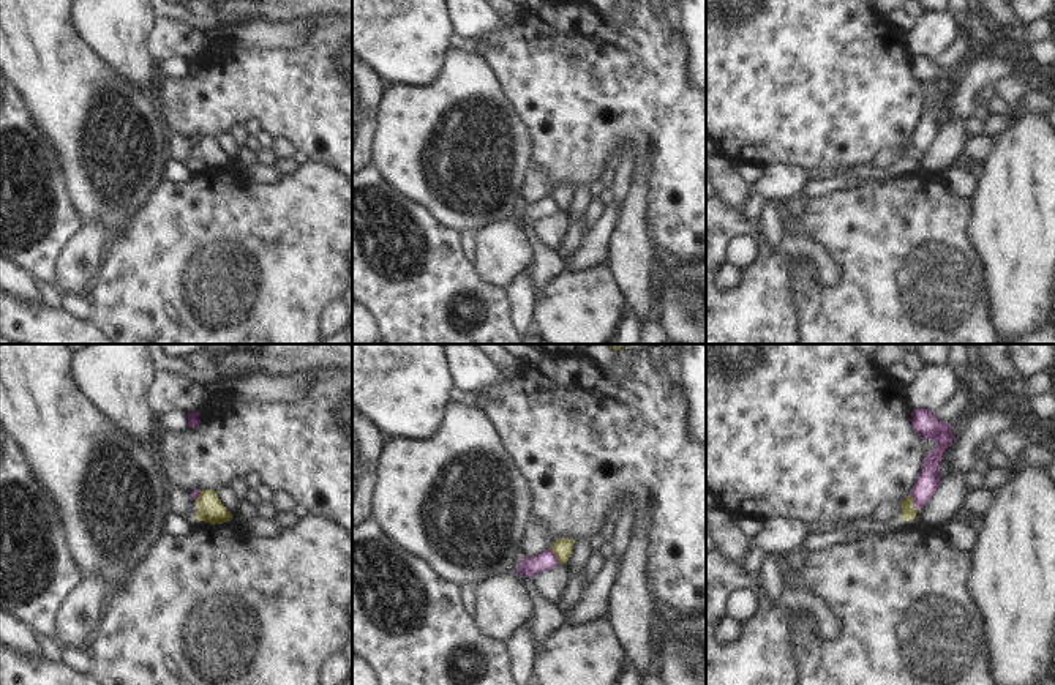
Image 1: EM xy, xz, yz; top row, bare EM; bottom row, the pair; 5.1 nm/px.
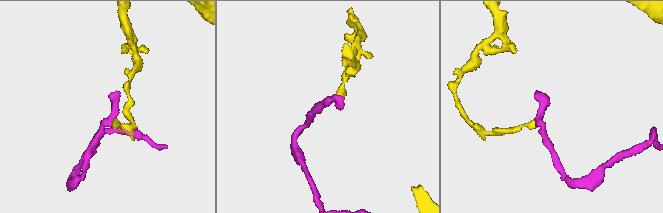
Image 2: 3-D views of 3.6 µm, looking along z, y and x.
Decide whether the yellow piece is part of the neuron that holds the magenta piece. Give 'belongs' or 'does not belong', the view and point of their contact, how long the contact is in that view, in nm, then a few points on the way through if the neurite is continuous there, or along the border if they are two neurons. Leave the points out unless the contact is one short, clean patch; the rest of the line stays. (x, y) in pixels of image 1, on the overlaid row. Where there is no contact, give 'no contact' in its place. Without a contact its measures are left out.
does not belong; meets magenta in xz at (555, 556); contact 100 nm long; border along xz (548, 548), (559, 562)

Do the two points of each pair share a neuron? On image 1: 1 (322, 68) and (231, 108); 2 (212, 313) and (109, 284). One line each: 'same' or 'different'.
1: same
2: same

